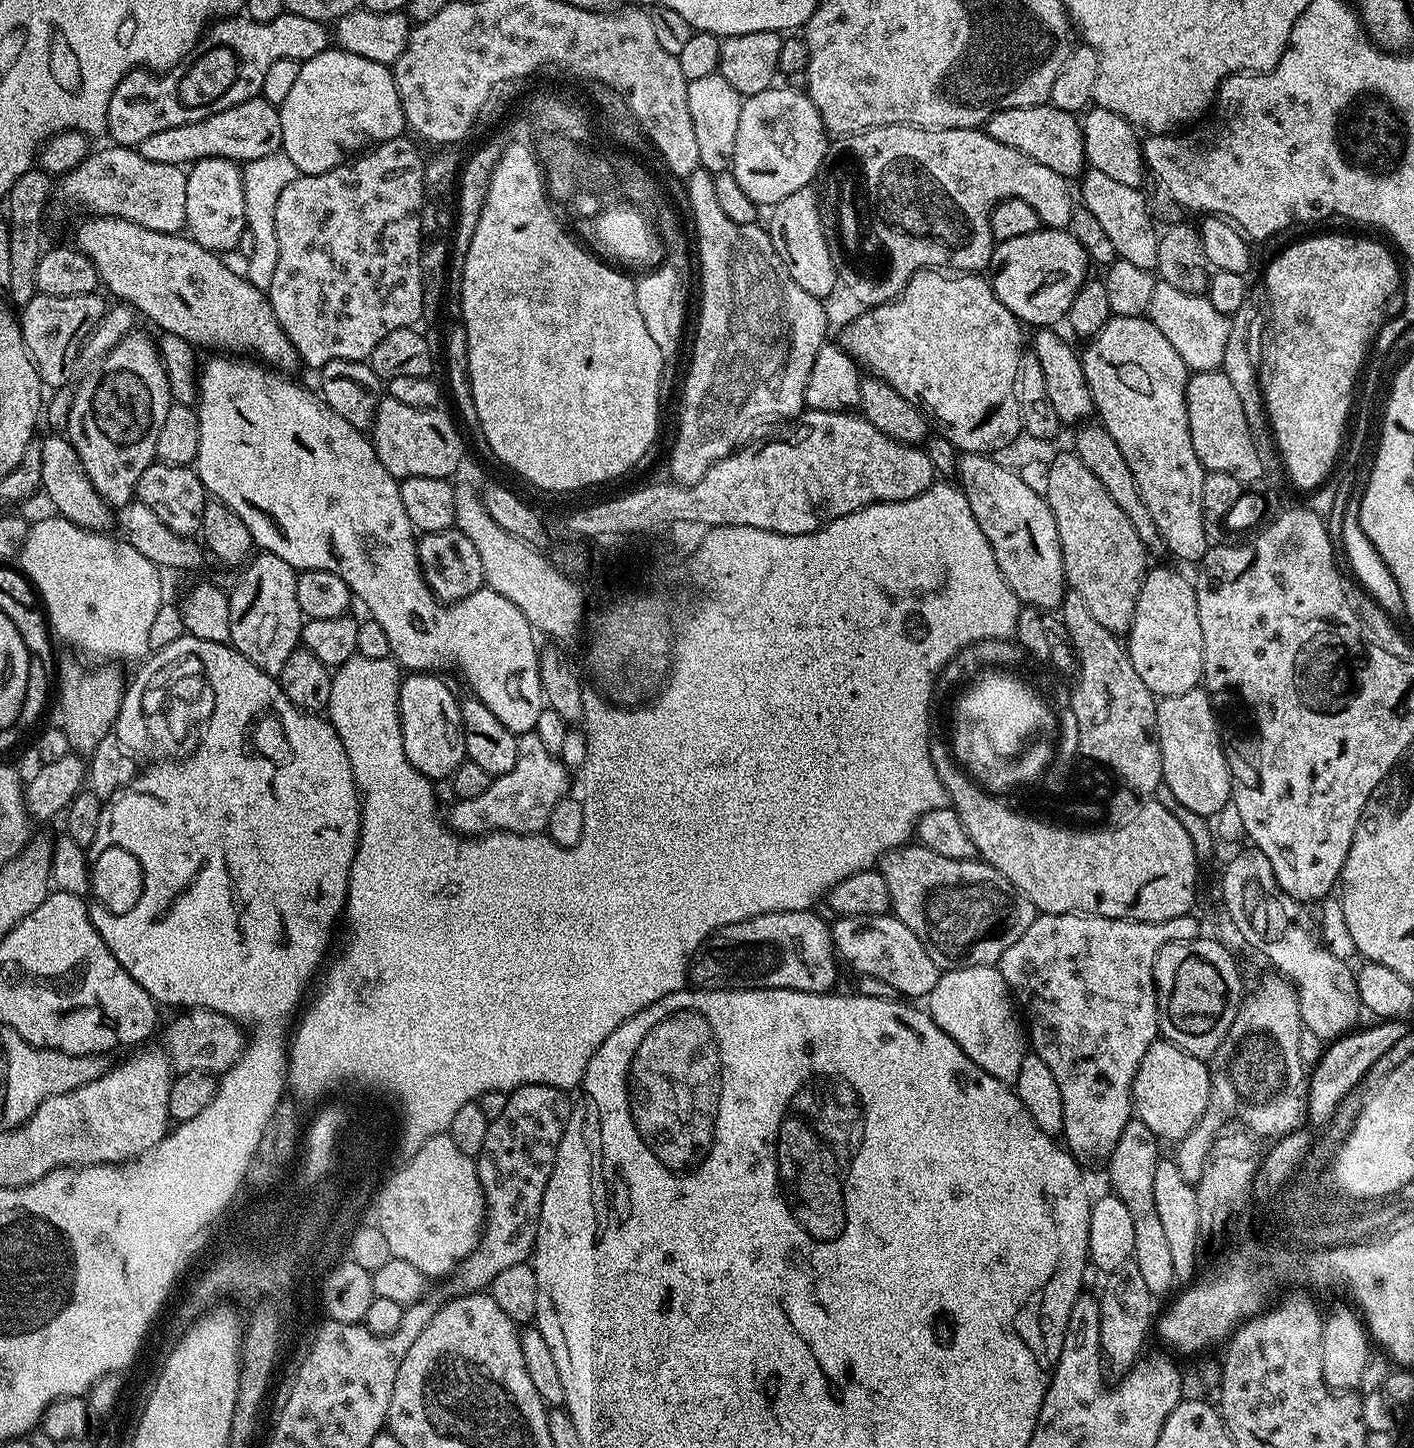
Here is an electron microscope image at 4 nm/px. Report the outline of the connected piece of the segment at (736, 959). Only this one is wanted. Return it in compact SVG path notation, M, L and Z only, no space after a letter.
M815 911L806 912L767 912L737 924L727 924L718 928L704 940L692 961L688 964L688 979L700 986L704 979L717 988L789 988L803 992L831 992L836 984L836 947L832 945L832 929L829 921L815 916Z

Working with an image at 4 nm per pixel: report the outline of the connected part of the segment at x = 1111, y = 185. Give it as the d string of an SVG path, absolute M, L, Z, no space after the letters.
M1088 168L1083 173L1080 182L1083 207L1088 208L1094 218L1098 218L1102 230L1106 230L1106 235L1110 237L1110 242L1114 242L1117 257L1126 262L1134 262L1134 266L1139 268L1155 269L1160 236L1156 232L1156 224L1152 221L1152 212L1148 209L1148 200L1143 196L1143 191L1122 186L1122 182L1114 182L1114 178L1093 168Z

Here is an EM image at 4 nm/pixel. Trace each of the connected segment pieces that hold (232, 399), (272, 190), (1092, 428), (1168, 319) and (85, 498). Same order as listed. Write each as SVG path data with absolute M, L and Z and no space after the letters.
M216 354L212 361L208 365L201 367L198 372L198 411L200 414L200 437L198 438L198 454L196 455L196 463L194 465L198 478L202 483L204 483L204 491L209 497L221 500L222 503L228 504L230 510L234 510L234 514L238 514L238 518L242 518L242 522L246 526L246 530L252 536L253 545L257 549L263 550L265 552L272 552L278 558L282 558L282 562L290 562L290 566L297 570L326 570L327 572L333 572L338 574L338 578L342 578L342 582L346 582L346 586L351 590L353 597L357 601L360 600L364 603L364 608L369 617L378 622L378 626L382 626L382 630L386 630L386 638L390 641L390 650L392 651L392 656L394 657L397 664L400 665L401 669L411 670L412 672L426 672L431 673L433 670L440 670L436 668L444 668L447 664L453 664L458 671L464 675L464 680L466 683L472 687L471 695L475 699L480 700L486 707L488 707L494 714L494 718L498 718L498 722L502 722L502 726L506 726L506 730L515 732L517 734L523 734L526 732L531 732L535 729L536 723L538 722L538 714L542 714L542 710L546 707L546 701L544 699L542 682L539 681L539 651L538 643L536 644L537 637L534 635L534 629L532 623L528 621L522 614L522 610L518 610L518 606L514 606L514 602L510 602L506 598L502 598L502 594L498 594L494 591L493 588L487 586L480 588L474 594L470 594L466 598L461 600L453 600L448 603L441 602L436 599L436 595L428 589L428 583L424 580L424 571L420 568L420 555L416 549L418 543L418 533L415 528L413 528L412 523L410 522L409 516L406 514L406 510L402 506L402 494L400 493L400 486L396 477L391 476L386 470L386 466L382 466L382 462L378 458L376 453L376 448L372 445L371 439L361 429L350 426L350 422L346 422L346 418L342 418L342 414L336 413L334 409L331 408L324 401L323 396L317 394L315 391L312 392L308 388L303 388L300 384L295 384L292 381L292 378L289 378L285 373L276 371L275 368L271 366L265 366L263 363L257 362L252 358L237 358L232 354Z
M283 150L270 154L270 158L258 158L247 161L242 168L245 188L245 218L247 231L256 235L256 252L252 253L244 274L252 285L267 291L274 280L275 267L278 264L278 234L274 232L274 209L278 207L278 198L282 190L290 186L298 175L294 162Z
M1084 422L1075 429L1075 432L1074 451L1086 466L1086 470L1090 470L1090 474L1094 474L1094 478L1098 478L1098 482L1102 482L1102 486L1106 486L1110 498L1114 498L1114 502L1118 502L1122 514L1126 514L1126 518L1130 518L1130 526L1134 526L1134 530L1138 530L1138 538L1142 538L1149 553L1163 553L1165 551L1164 537L1161 536L1158 526L1154 526L1154 518L1150 518L1150 510L1134 482L1134 474L1130 474L1130 465L1126 463L1122 450L1118 450L1118 442L1114 442L1114 438L1110 438L1110 430L1106 430L1104 425L1099 422Z
M1157 279L1146 316L1154 326L1158 326L1158 330L1162 330L1166 342L1178 350L1178 358L1182 358L1192 372L1214 372L1223 365L1232 321L1212 305L1207 295L1183 293L1168 282Z
M67 435L43 437L40 440L42 450L42 482L40 487L43 495L48 495L48 500L53 504L55 511L65 516L70 522L74 522L80 528L88 532L107 533L112 524L114 509L107 504L98 494L98 490L90 482L90 478L84 473L78 454L74 446L68 441Z

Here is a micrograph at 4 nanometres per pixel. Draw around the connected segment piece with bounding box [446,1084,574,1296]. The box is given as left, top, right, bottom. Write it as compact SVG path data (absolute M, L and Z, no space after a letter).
M527 1084L515 1089L509 1095L506 1107L502 1109L502 1115L490 1121L486 1130L486 1142L479 1156L475 1157L486 1209L480 1243L467 1258L461 1261L456 1271L447 1277L449 1293L465 1296L468 1292L487 1289L494 1282L494 1278L502 1274L502 1270L525 1263L531 1257L536 1247L538 1222L542 1214L542 1194L546 1194L546 1186L554 1170L558 1146L572 1116L574 1104L573 1101L568 1101L568 1096L569 1093L563 1088L545 1084Z

